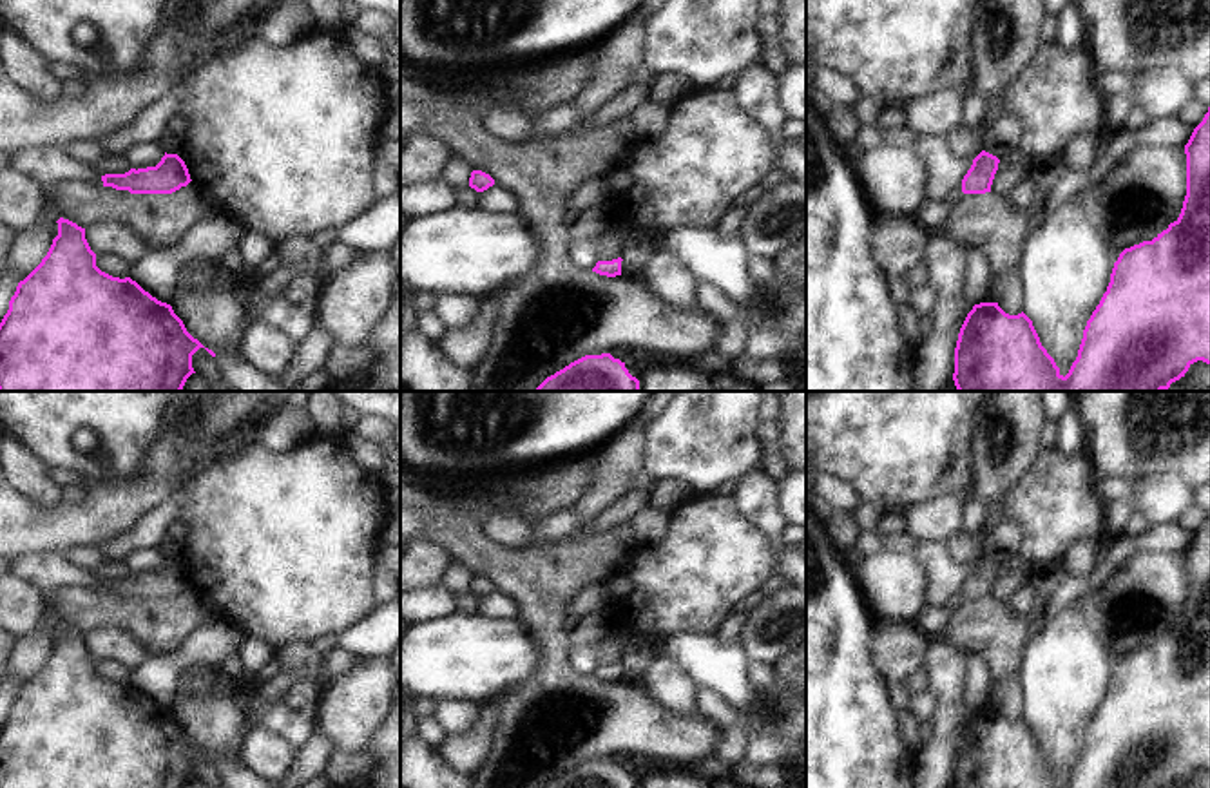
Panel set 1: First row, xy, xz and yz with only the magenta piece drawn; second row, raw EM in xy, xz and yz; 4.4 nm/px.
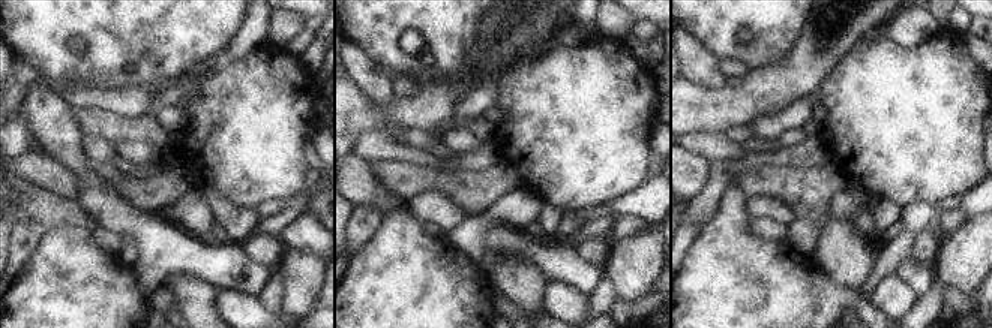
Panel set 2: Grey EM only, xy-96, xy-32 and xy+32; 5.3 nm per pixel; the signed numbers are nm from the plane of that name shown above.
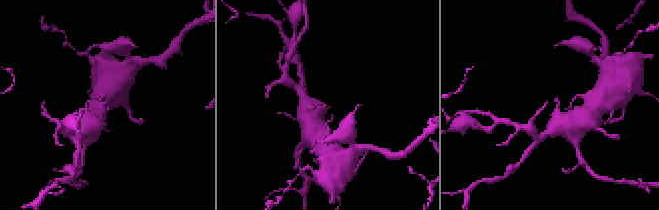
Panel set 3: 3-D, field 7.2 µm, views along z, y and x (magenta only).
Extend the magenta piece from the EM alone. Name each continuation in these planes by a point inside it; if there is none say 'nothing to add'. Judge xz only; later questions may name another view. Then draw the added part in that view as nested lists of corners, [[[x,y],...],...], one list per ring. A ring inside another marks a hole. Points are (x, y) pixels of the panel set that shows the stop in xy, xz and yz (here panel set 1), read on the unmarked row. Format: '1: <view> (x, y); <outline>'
nothing to add

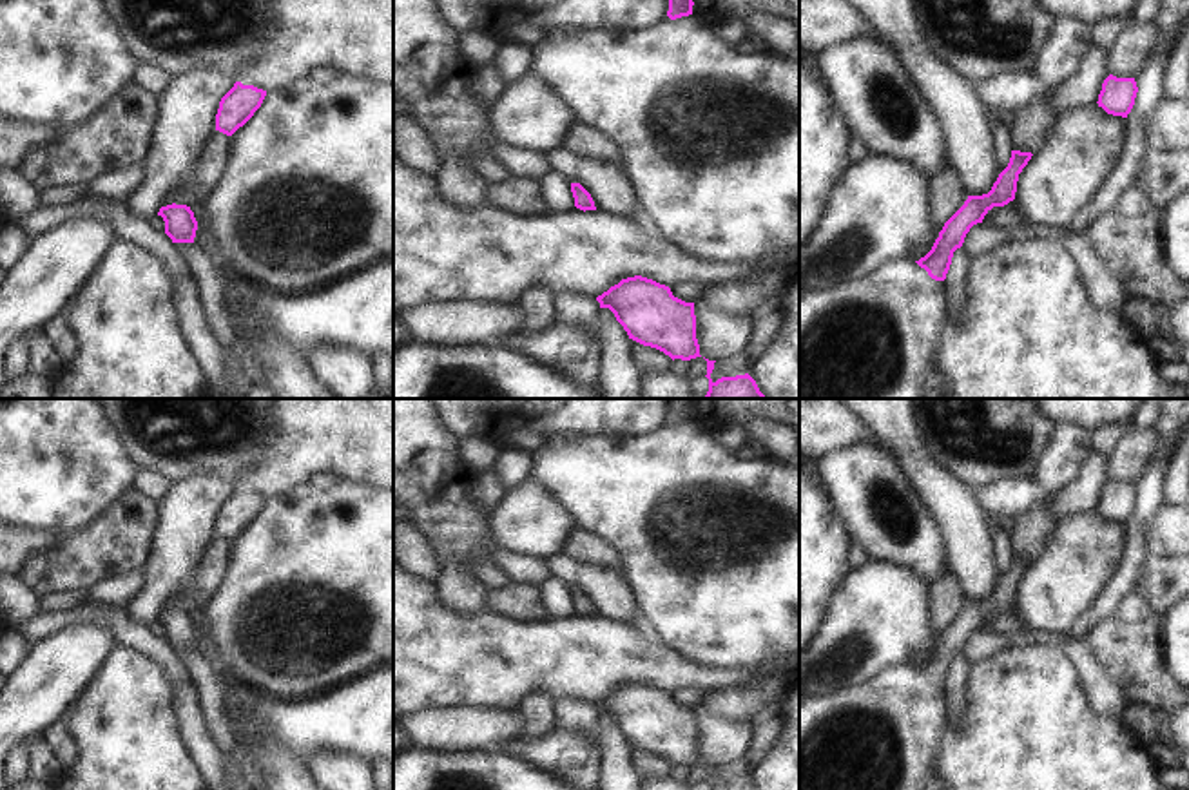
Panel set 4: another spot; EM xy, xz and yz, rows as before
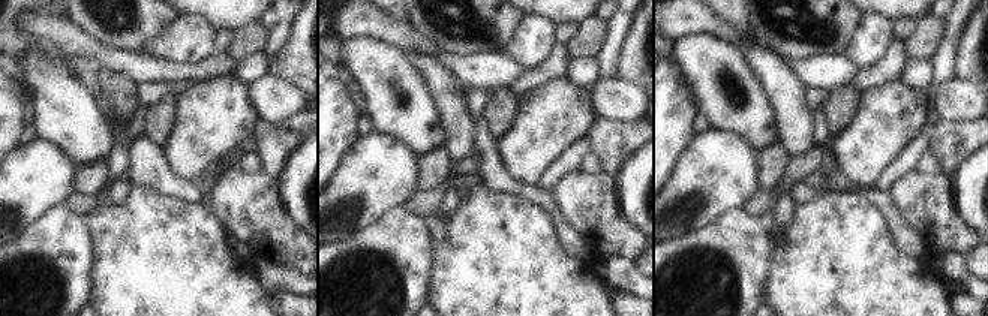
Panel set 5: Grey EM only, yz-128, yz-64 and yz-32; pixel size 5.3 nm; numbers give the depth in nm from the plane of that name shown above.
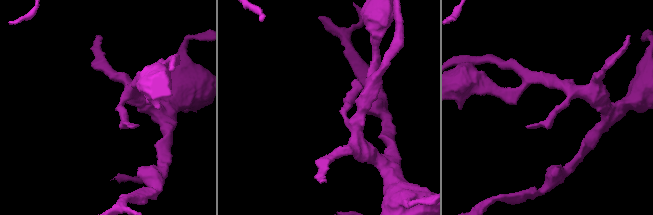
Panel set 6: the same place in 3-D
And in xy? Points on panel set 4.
nothing to add

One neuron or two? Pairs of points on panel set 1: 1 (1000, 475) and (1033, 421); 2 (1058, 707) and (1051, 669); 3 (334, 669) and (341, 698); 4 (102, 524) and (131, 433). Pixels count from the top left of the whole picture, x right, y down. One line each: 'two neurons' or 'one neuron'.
1: one neuron
2: one neuron
3: two neurons
4: two neurons

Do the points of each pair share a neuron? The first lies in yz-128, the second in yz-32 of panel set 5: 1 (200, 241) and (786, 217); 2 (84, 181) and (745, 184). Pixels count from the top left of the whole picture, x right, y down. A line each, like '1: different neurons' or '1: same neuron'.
1: different neurons
2: different neurons

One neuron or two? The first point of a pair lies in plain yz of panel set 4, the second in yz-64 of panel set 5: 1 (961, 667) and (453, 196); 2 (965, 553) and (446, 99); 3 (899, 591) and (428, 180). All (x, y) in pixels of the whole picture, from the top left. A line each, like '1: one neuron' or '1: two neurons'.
1: one neuron
2: one neuron
3: two neurons

